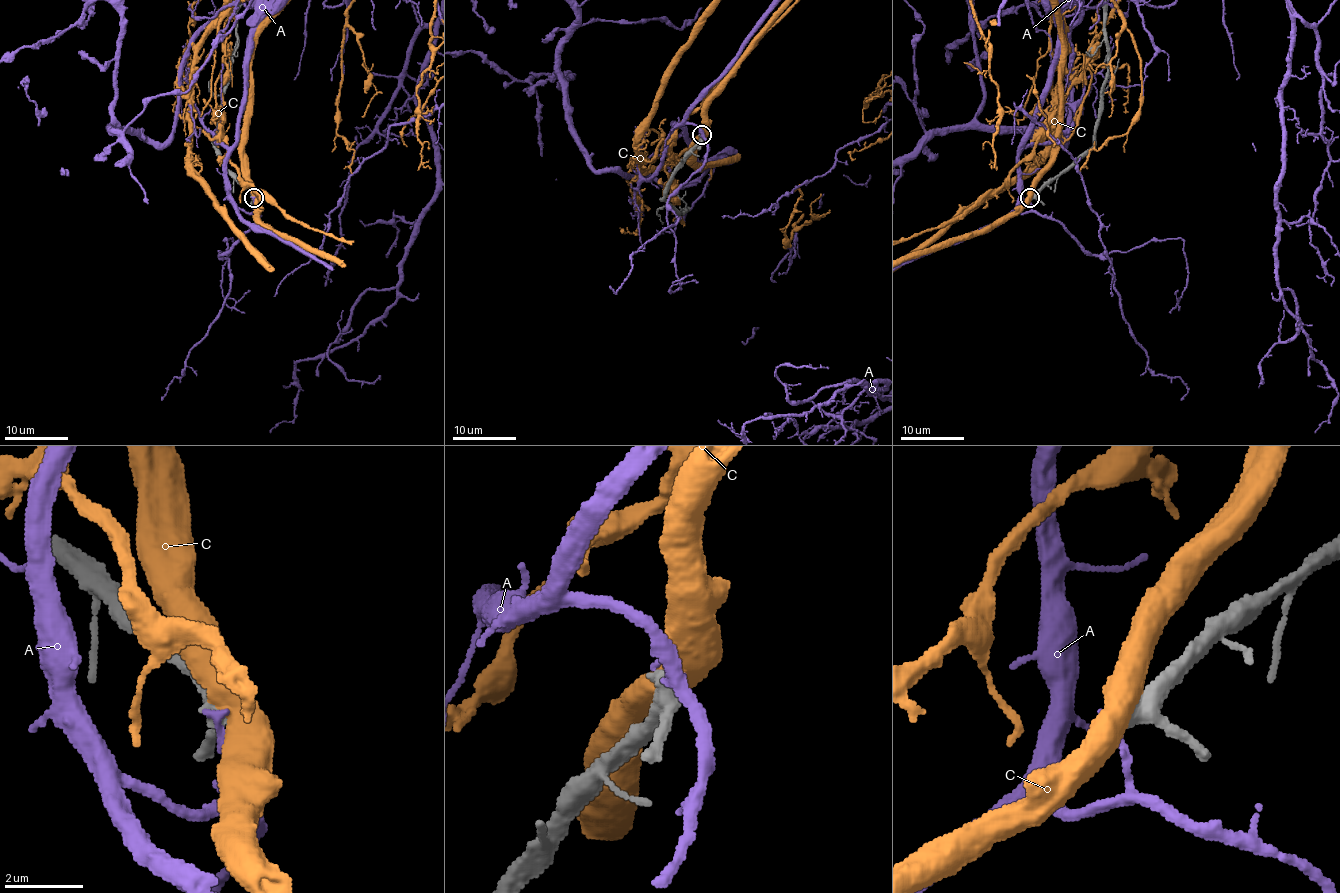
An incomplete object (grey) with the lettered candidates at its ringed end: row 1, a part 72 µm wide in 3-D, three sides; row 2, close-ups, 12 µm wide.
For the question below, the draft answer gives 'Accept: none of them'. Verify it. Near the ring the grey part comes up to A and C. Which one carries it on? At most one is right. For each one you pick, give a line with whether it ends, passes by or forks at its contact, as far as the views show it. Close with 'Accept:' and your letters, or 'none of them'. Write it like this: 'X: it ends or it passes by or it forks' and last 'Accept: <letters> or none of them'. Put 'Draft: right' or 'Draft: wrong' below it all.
Accept: none of them
Draft: right

